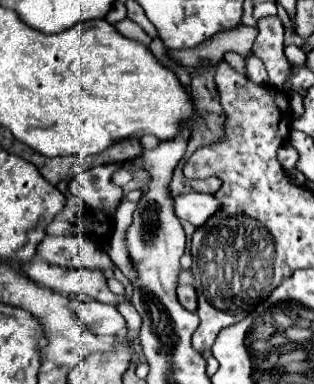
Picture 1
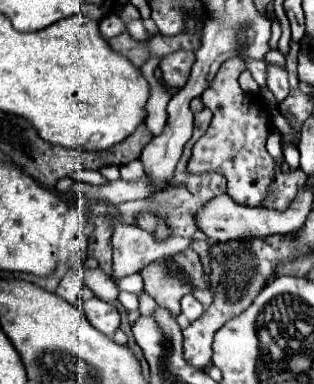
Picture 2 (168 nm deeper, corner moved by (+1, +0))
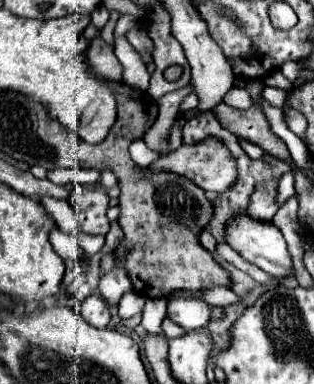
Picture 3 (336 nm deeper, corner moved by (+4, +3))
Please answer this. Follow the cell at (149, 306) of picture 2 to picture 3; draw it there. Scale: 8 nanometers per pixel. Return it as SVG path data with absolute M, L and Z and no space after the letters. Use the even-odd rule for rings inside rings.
M149 299L145 303L143 309L143 319L141 319L141 327L151 333L151 335L165 335L161 329L161 323L165 319L165 307L167 307L167 299Z

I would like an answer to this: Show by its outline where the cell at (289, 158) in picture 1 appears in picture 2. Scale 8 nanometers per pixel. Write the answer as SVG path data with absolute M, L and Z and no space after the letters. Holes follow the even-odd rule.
M272 130L270 132L270 138L268 138L268 142L266 142L266 150L268 150L268 154L274 158L274 160L282 160L282 136L280 136L280 132L278 130Z

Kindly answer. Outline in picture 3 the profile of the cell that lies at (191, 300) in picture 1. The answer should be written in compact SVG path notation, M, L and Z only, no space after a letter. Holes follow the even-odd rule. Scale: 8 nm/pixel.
M169 297L167 299L167 317L181 325L187 333L201 329L209 323L209 305L203 299L185 299L185 297Z

